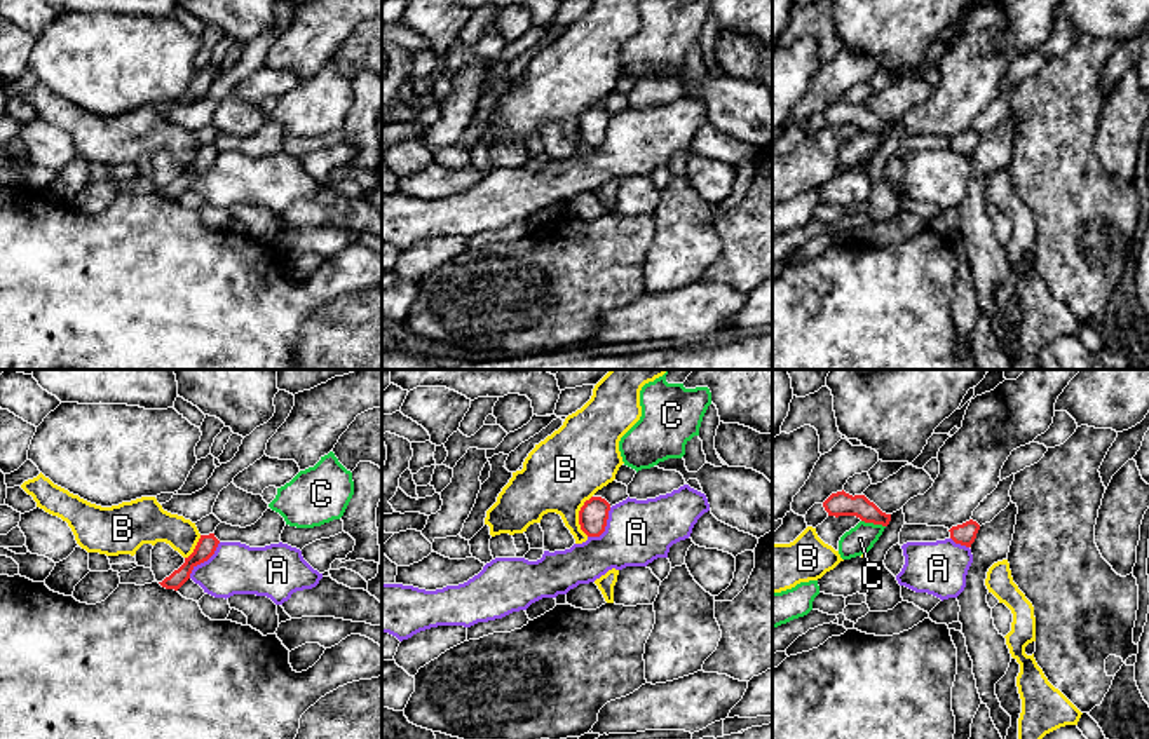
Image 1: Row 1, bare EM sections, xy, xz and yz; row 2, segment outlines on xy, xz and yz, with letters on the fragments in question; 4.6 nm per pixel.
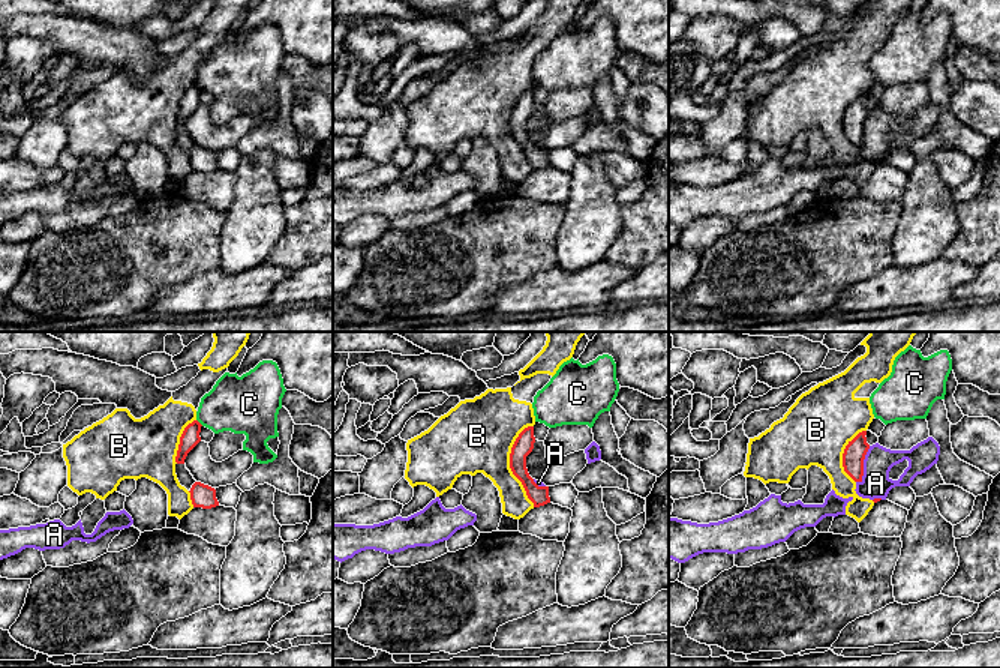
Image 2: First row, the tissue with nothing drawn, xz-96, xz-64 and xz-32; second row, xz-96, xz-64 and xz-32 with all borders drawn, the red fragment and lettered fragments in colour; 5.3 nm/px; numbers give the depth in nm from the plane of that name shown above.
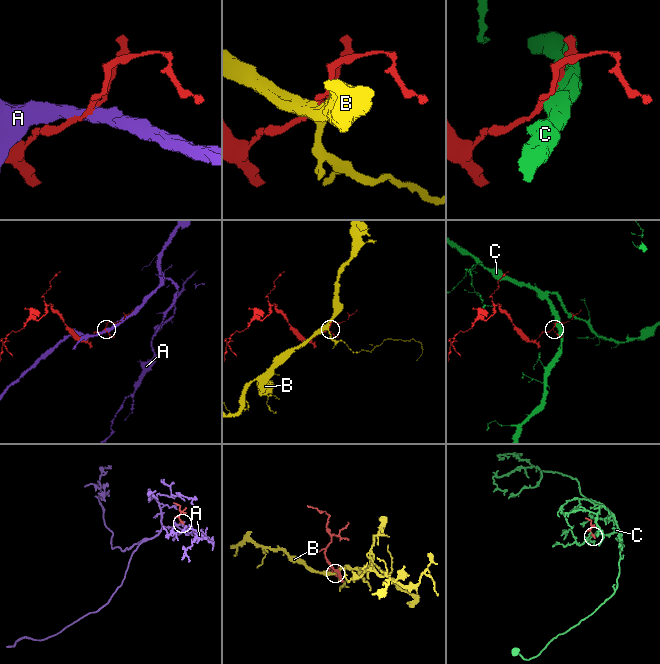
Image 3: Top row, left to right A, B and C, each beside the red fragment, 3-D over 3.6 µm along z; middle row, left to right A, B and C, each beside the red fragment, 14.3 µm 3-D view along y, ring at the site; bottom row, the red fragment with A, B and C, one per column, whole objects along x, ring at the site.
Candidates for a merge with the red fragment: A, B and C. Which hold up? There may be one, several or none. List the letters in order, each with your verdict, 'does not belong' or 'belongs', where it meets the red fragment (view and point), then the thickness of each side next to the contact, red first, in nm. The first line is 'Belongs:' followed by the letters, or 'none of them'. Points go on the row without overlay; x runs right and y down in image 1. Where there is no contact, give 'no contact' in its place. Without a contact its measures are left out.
Belongs: none of them
A: does not belong; meets red in xy at (204, 169); 90 nm thick on the red side, 240 nm on the other
B: does not belong; meets red in xz at (579, 126); 140 nm thick on the red side, 340 nm on the other
C: does not belong; meets red in yz at (874, 133); 110 nm thick on the red side, 130 nm on the other

